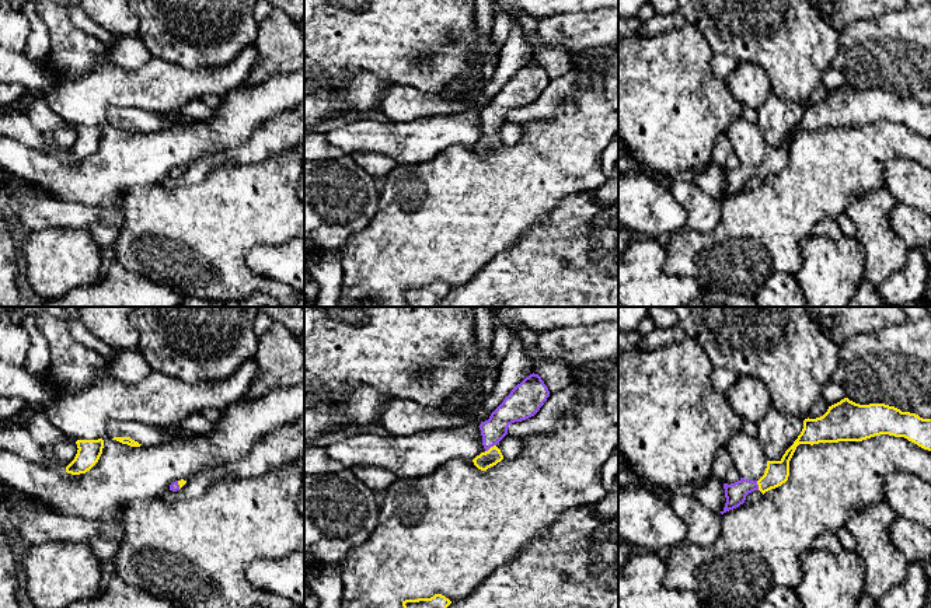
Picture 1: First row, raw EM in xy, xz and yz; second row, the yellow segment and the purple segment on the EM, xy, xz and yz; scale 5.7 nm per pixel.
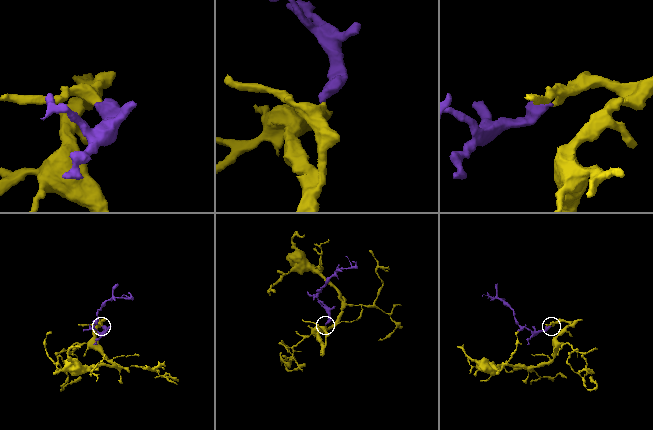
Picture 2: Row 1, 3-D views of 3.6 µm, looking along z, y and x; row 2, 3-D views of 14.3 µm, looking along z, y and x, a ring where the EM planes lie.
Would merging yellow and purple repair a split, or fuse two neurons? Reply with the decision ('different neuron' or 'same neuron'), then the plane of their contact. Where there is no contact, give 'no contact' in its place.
same neuron; meets yellow in xz

